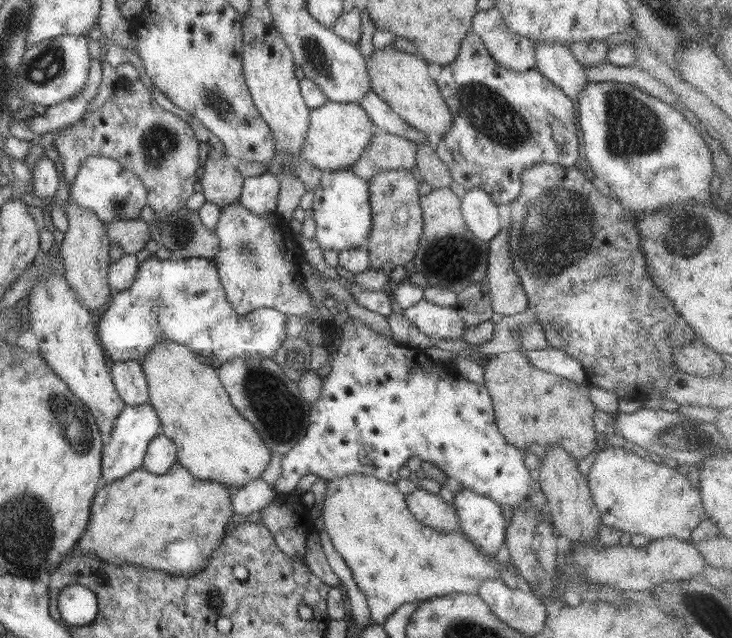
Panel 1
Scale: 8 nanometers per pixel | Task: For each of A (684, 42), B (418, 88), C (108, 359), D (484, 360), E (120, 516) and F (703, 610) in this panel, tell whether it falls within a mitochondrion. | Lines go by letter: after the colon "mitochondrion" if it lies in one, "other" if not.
A: other
B: other
C: other
D: other
E: other
F: mitochondrion

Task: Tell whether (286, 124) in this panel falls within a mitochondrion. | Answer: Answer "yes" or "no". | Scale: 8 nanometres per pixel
no

